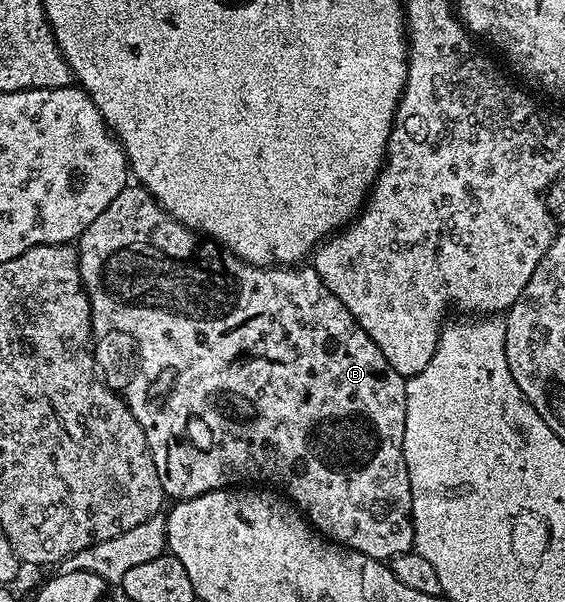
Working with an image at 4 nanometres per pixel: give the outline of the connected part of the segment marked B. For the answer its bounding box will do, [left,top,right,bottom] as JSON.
[77,185,415,561]

